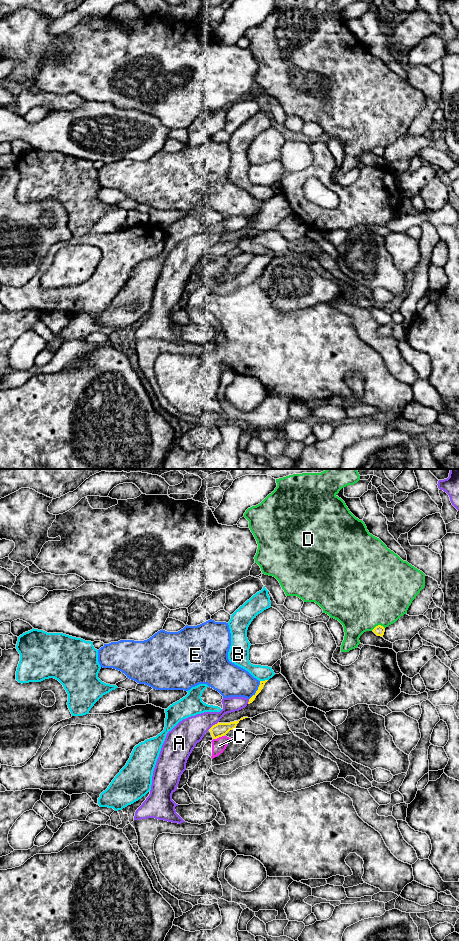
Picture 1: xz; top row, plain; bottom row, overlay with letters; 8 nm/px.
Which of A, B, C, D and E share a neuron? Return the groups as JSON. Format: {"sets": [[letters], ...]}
{"sets": [["A"], ["B"], ["C"], ["D"], ["E"]]}

